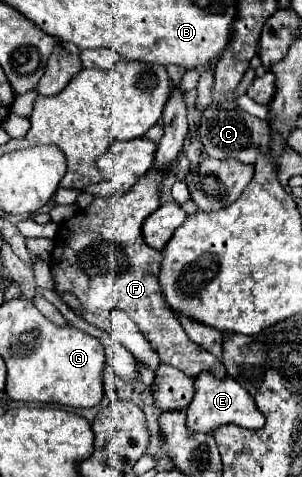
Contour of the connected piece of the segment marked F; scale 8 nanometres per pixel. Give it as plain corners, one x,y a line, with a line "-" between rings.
151,168
149,172
145,172
145,176
139,176
137,182
133,184
133,188
121,196
95,196
93,202
81,210
79,214
75,214
73,218
65,220
63,224
59,224
61,228
57,230
55,236
55,248
51,254
51,274
55,280
55,292
71,292
75,294
83,306
83,318
106,332
107,314
113,308
119,308
123,312
129,314
129,318
139,326
139,330
145,334
145,338
151,342
151,346
159,352
161,362
167,362
175,368
181,368
187,376
195,378
199,372
211,372
217,378
227,376
225,366
221,364
221,360
217,360
213,354
205,352
203,348
197,348
197,344
193,344
189,340
189,336
185,336
185,330
181,328
177,316
173,316
173,308
169,308
169,304
165,304
165,296
161,296
161,284
159,284
159,268
161,268
161,250
149,248
149,244
145,244
143,240
143,222
147,220
147,216
151,212
155,212
161,206
161,188
163,180
167,178
169,170
165,172
157,172
157,168

